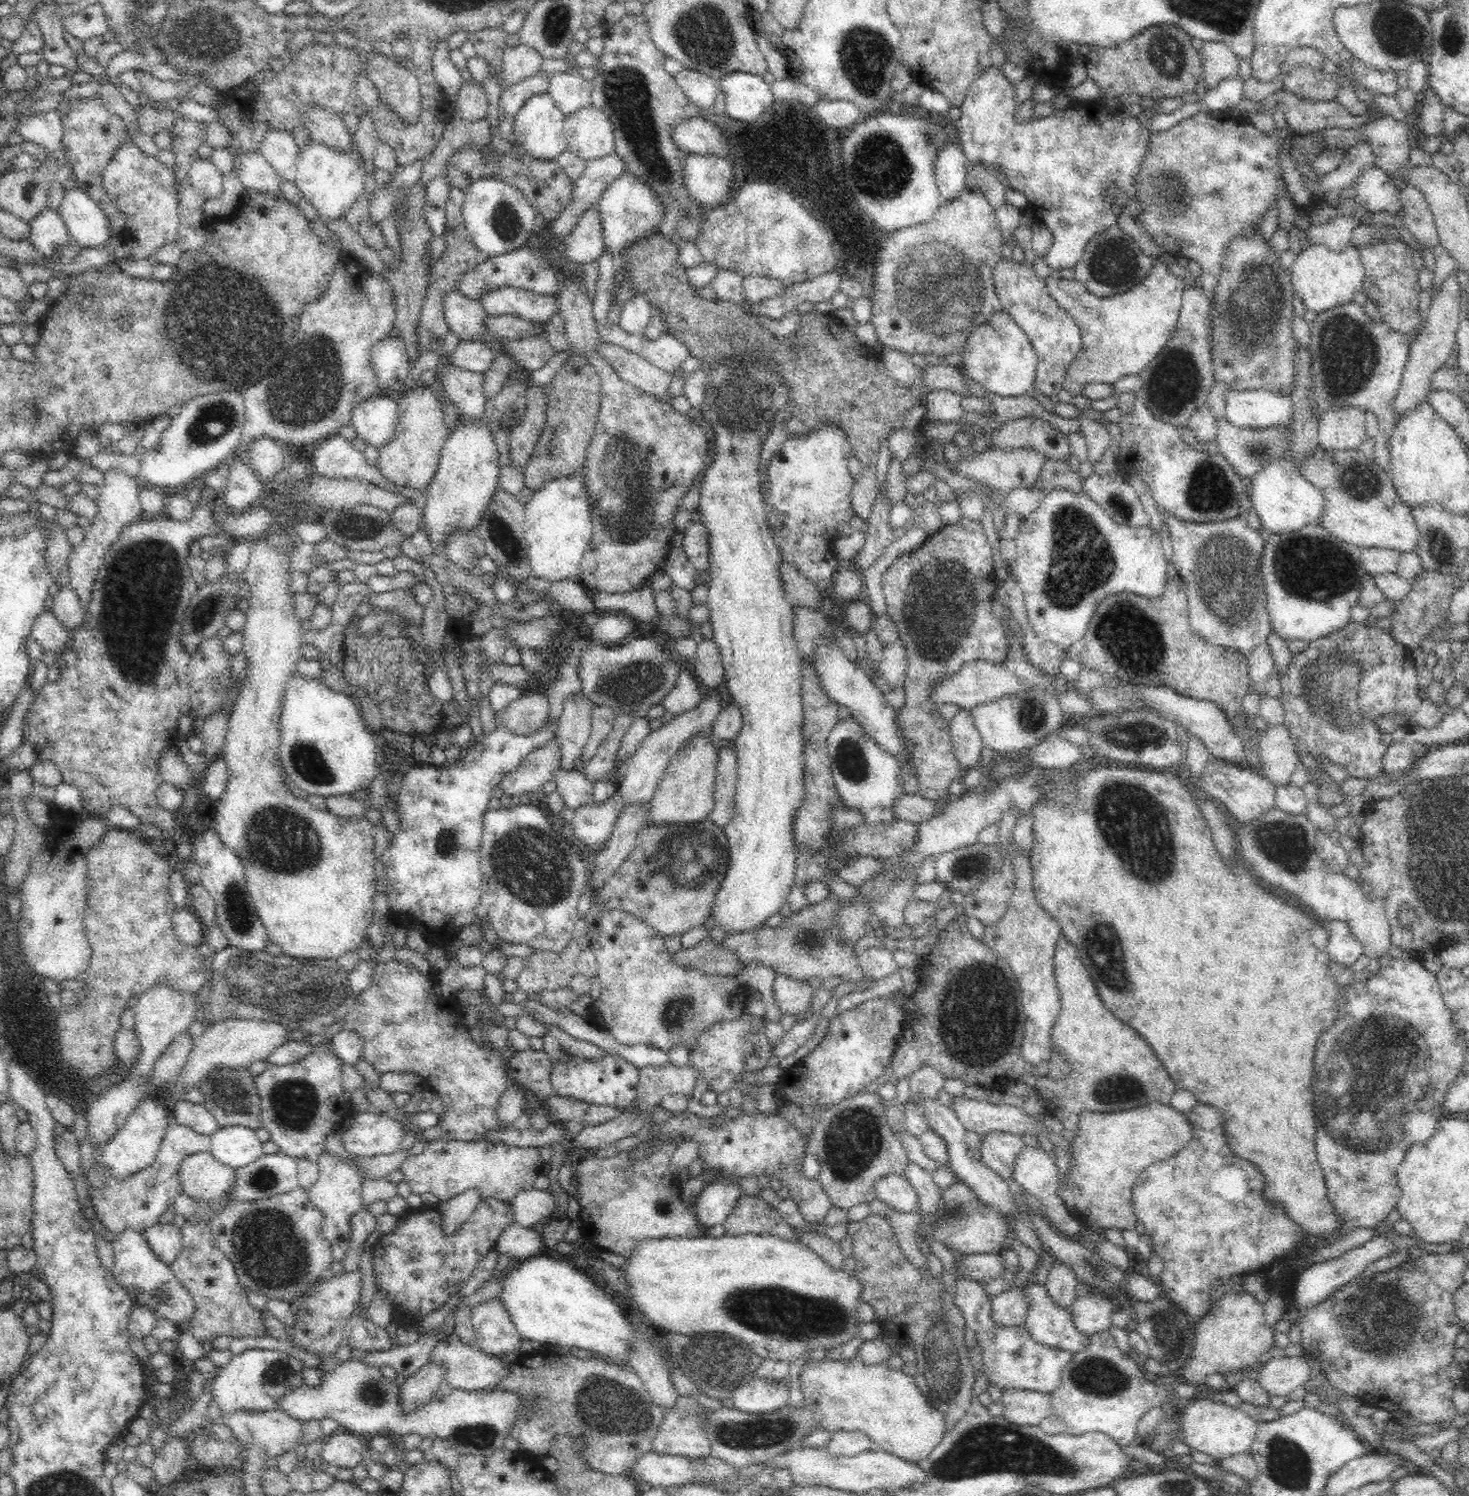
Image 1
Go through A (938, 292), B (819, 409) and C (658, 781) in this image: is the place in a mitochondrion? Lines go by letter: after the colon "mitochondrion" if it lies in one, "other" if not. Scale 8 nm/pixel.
A: mitochondrion
B: other
C: other

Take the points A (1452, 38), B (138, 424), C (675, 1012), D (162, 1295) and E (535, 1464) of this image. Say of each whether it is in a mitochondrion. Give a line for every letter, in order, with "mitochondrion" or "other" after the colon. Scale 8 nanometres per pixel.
A: mitochondrion
B: other
C: mitochondrion
D: mitochondrion
E: other

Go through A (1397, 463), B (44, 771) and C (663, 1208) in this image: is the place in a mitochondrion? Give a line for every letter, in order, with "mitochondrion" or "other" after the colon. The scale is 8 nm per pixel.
A: other
B: other
C: other

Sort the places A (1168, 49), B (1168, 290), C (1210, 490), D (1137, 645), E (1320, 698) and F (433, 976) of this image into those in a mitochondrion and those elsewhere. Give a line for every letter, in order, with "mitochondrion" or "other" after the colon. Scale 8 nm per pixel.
A: mitochondrion
B: other
C: mitochondrion
D: mitochondrion
E: mitochondrion
F: other

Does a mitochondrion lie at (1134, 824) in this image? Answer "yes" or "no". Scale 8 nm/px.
yes

